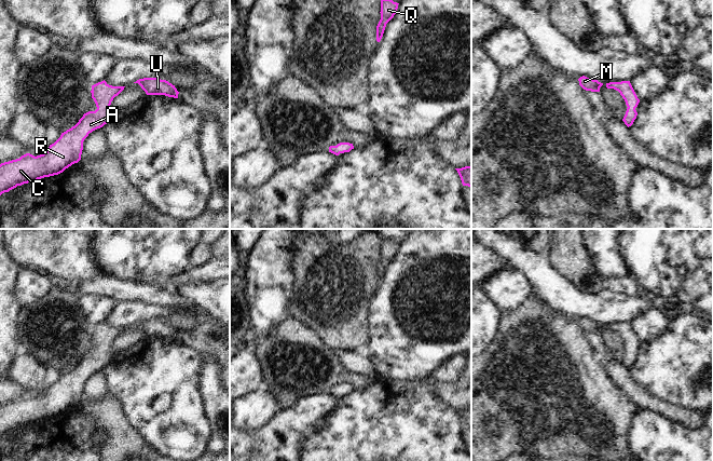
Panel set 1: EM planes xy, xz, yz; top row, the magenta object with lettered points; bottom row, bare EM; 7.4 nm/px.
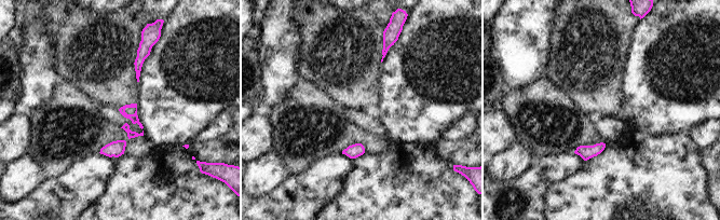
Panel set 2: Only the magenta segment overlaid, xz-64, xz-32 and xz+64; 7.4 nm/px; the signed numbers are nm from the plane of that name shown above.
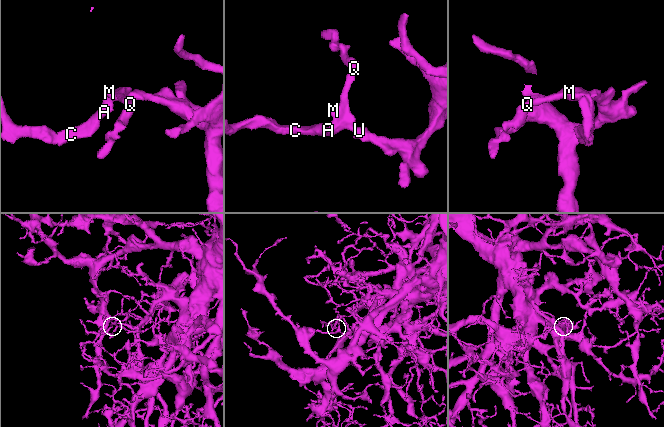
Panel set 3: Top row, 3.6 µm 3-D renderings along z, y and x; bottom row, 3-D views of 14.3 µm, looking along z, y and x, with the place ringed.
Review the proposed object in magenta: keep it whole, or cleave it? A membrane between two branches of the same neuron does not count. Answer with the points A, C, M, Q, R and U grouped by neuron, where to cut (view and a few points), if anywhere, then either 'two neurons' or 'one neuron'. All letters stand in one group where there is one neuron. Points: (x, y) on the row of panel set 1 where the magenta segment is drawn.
A C M Q R U; no cut; one neuron

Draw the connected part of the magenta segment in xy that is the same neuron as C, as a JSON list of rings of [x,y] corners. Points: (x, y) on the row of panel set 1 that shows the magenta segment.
[[[105,80],[92,85],[92,98],[97,109],[83,114],[79,122],[40,155],[26,153],[19,159],[0,164],[0,195],[38,179],[58,175],[81,160],[83,141],[93,131],[110,121],[111,101],[125,86],[112,86]]]

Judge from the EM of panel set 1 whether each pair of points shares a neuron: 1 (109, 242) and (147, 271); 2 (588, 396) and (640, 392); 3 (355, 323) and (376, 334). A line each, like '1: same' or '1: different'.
1: same
2: different
3: different

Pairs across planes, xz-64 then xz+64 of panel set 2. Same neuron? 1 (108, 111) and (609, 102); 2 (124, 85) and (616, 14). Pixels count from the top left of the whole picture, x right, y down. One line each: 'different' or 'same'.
1: different
2: same

